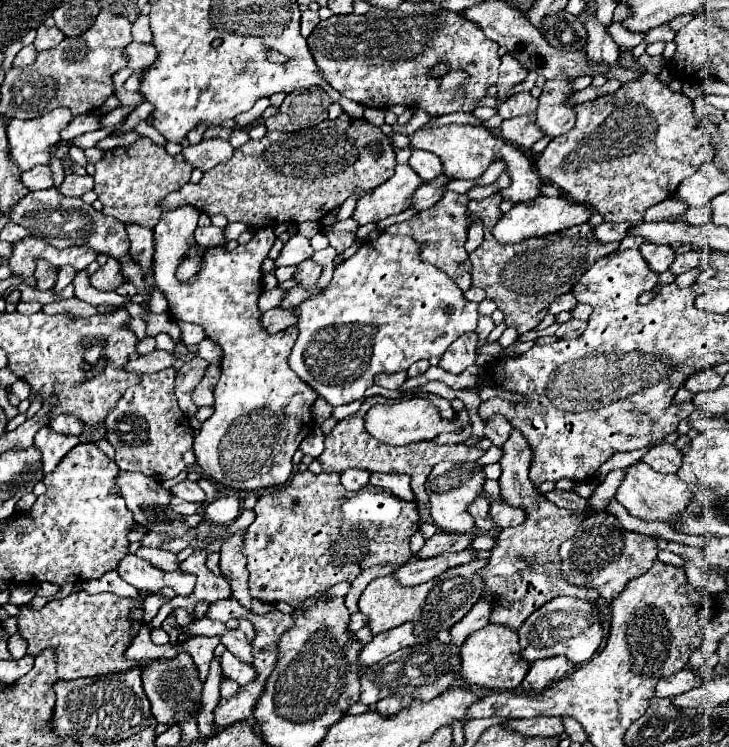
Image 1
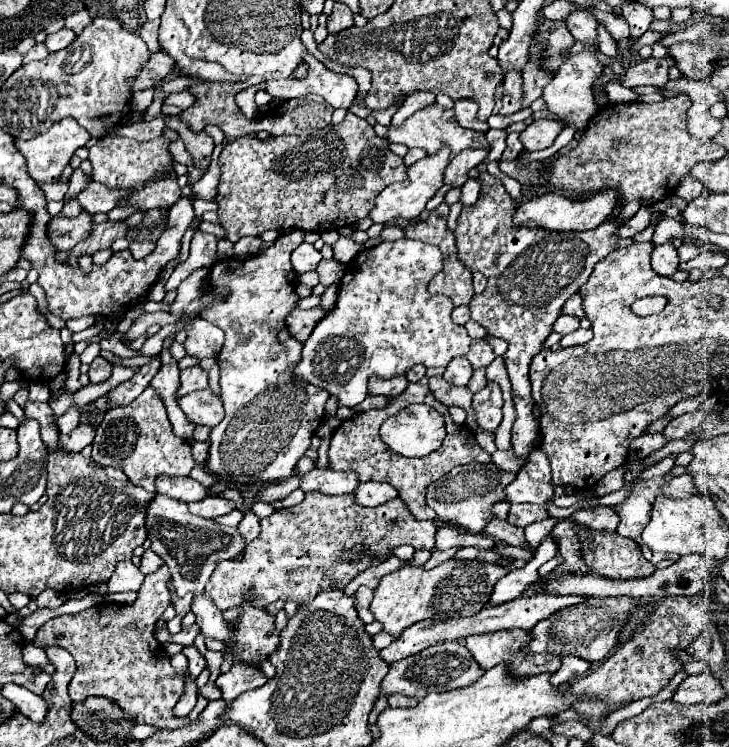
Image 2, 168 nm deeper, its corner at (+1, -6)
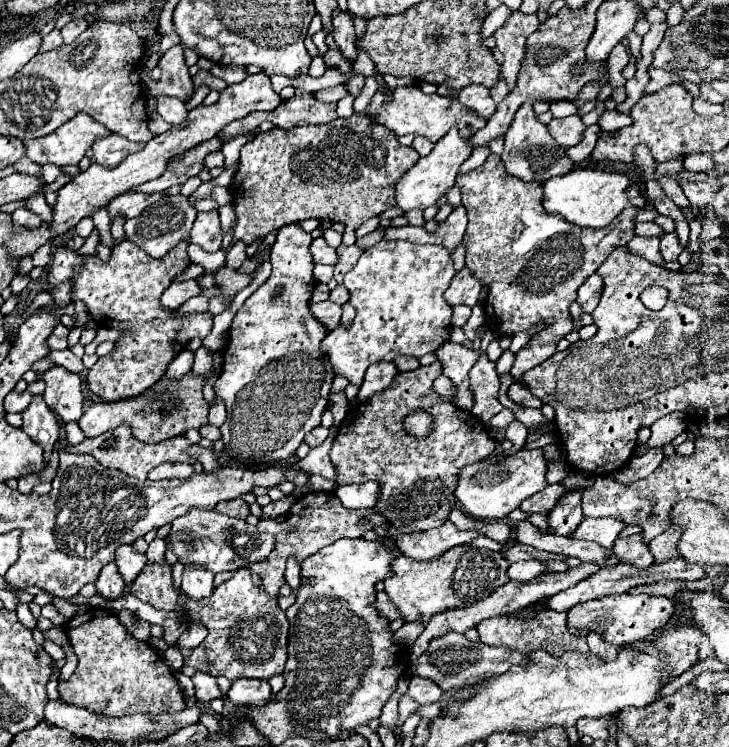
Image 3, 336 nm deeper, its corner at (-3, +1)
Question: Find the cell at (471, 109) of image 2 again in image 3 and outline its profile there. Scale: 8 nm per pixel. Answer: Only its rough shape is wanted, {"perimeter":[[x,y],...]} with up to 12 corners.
{"perimeter":[[467,85],[449,99],[467,105],[485,121],[495,113],[483,85]]}

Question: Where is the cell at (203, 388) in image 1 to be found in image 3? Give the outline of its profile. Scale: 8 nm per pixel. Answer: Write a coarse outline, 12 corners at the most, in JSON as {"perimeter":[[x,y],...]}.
{"perimeter":[[159,379],[127,401],[93,403],[85,437],[131,425],[145,443],[207,423],[203,381]]}

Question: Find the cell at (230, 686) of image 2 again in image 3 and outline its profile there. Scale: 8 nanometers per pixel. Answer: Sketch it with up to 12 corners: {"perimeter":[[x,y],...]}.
{"perimeter":[[233,681],[227,699],[235,705],[261,705],[271,697],[267,681]]}

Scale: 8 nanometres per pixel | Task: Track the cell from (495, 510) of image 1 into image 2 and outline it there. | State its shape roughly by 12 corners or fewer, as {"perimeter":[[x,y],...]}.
{"perimeter":[[511,504],[507,520],[513,526],[545,520],[539,504]]}

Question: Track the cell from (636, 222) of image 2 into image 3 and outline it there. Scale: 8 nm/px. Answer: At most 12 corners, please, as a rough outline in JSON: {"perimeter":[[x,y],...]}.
{"perimeter":[[637,223],[637,235],[651,237],[661,235],[657,223]]}

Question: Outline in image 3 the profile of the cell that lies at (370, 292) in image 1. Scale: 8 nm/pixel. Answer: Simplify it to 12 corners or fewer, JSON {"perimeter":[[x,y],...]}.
{"perimeter":[[381,239],[343,279],[357,315],[321,341],[361,387],[371,363],[449,343],[443,245]]}

